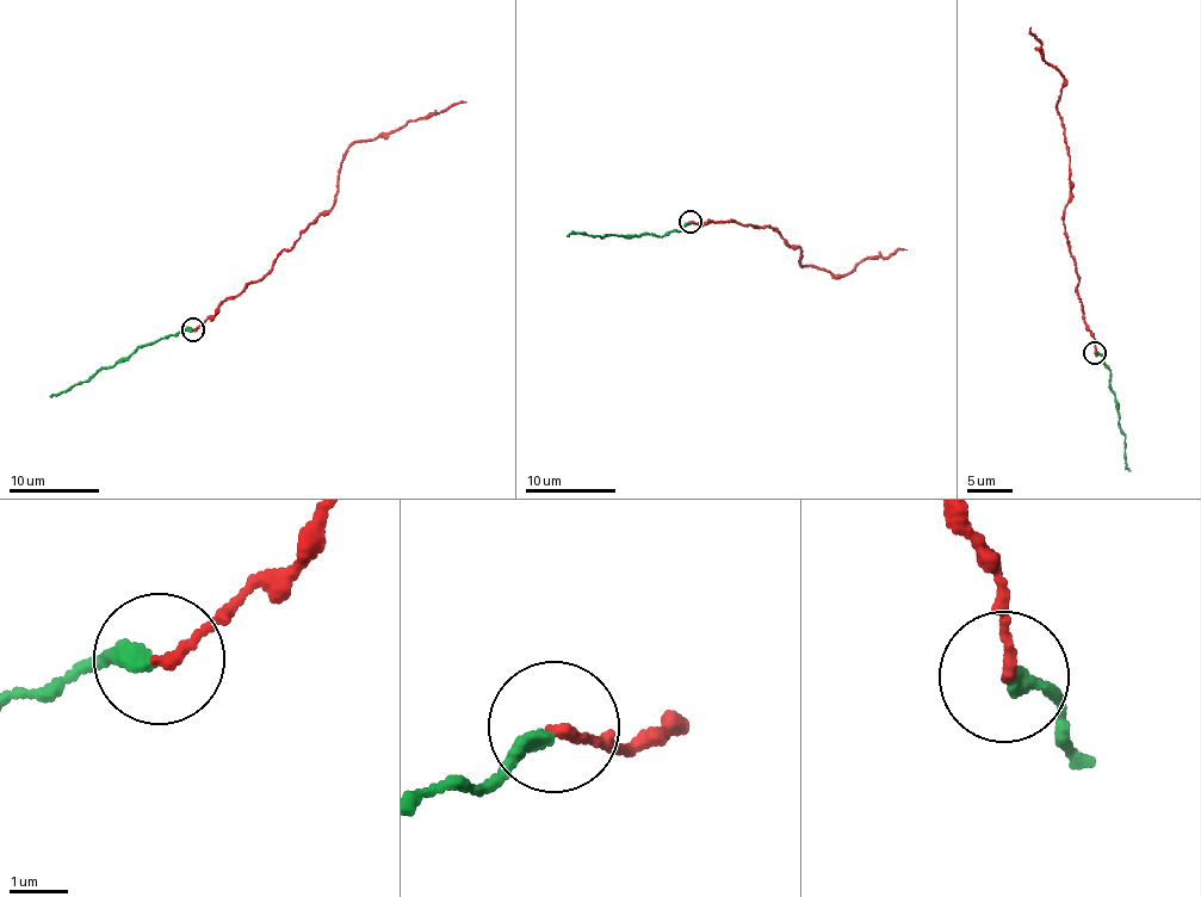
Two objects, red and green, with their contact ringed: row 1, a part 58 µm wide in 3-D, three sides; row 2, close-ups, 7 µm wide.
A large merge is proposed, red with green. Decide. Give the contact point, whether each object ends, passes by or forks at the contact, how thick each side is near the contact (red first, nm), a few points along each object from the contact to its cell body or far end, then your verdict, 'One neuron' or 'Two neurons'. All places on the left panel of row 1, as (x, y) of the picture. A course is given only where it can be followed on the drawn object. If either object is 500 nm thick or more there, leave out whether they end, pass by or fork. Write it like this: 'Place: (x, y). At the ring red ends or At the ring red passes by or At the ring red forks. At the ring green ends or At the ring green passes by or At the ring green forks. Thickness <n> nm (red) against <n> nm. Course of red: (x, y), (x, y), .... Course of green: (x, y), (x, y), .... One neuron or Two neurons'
Place: (193, 329). At the ring red ends. At the ring green ends. Thickness 160 nm (red) against 240 nm. Course of red: (192, 328), (259, 280), (333, 206), (338, 169), (353, 143), (389, 136), (466, 103). Course of green: (192, 329), (144, 344), (127, 358), (50, 397). One neuron

